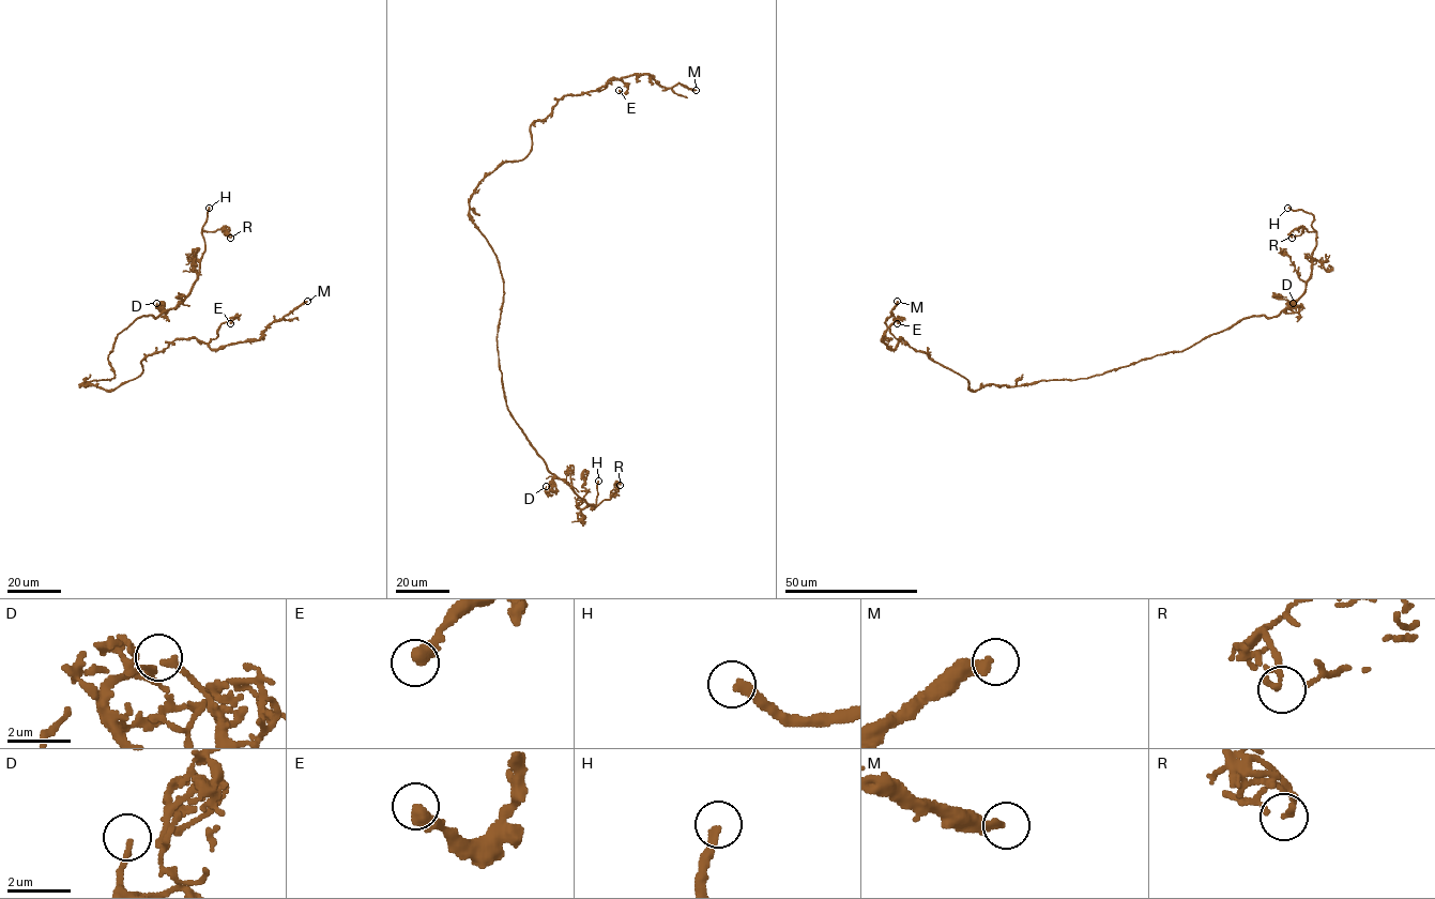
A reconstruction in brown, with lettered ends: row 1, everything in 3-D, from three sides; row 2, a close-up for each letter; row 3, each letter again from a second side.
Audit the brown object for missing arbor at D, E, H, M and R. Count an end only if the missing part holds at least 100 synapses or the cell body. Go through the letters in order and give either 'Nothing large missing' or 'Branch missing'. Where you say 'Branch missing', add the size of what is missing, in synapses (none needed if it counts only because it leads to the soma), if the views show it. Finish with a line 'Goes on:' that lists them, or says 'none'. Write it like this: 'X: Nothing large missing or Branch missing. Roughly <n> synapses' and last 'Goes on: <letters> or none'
D: Nothing large missing
E: Nothing large missing
H: Branch missing
M: Branch missing. Roughly 190 synapses
R: Nothing large missing
Goes on: H, M

